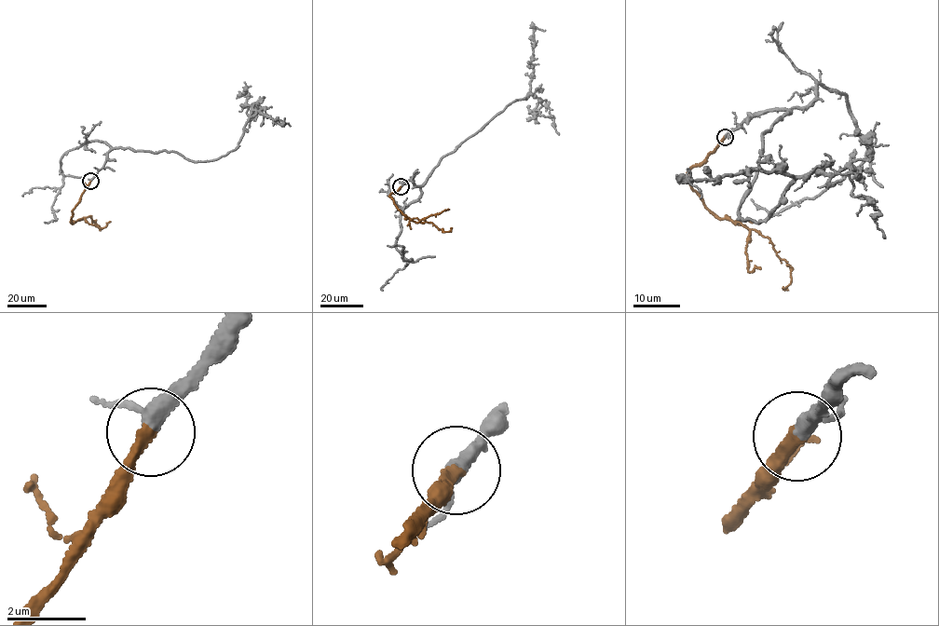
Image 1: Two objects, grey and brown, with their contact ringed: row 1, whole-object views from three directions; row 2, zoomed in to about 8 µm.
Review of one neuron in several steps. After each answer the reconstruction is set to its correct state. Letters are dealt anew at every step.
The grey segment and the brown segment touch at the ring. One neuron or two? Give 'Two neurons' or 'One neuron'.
One neuron

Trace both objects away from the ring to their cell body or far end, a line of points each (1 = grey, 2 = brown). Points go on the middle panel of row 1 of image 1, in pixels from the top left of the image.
1: (401, 186), (409, 179), (423, 185), (442, 157), (511, 102), (526, 99), (534, 32), (545, 30)
2: (401, 186), (389, 197), (398, 210), (416, 223), (430, 222), (442, 231), (448, 232), (451, 227), (451, 232)

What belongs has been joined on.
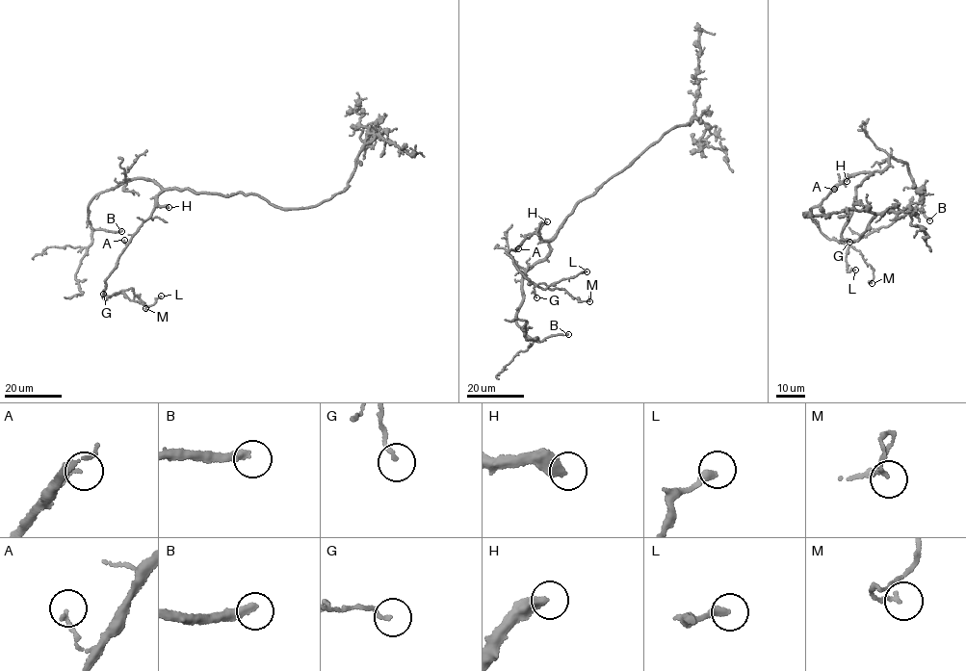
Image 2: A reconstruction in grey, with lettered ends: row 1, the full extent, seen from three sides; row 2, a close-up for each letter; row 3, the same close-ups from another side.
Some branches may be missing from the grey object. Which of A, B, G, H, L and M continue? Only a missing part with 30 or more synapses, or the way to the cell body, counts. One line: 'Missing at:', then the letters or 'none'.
Missing at: B, H

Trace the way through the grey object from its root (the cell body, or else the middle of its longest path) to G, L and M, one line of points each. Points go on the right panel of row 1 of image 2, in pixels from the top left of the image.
G: (856, 191), (872, 173), (869, 170), (840, 181), (810, 212), (812, 220), (829, 239), (849, 242)
L: (856, 191), (872, 173), (869, 170), (840, 181), (810, 212), (819, 230), (848, 245), (847, 270), (855, 270)
M: (856, 191), (869, 170), (840, 181), (810, 215), (829, 239), (861, 253), (873, 269), (872, 283)

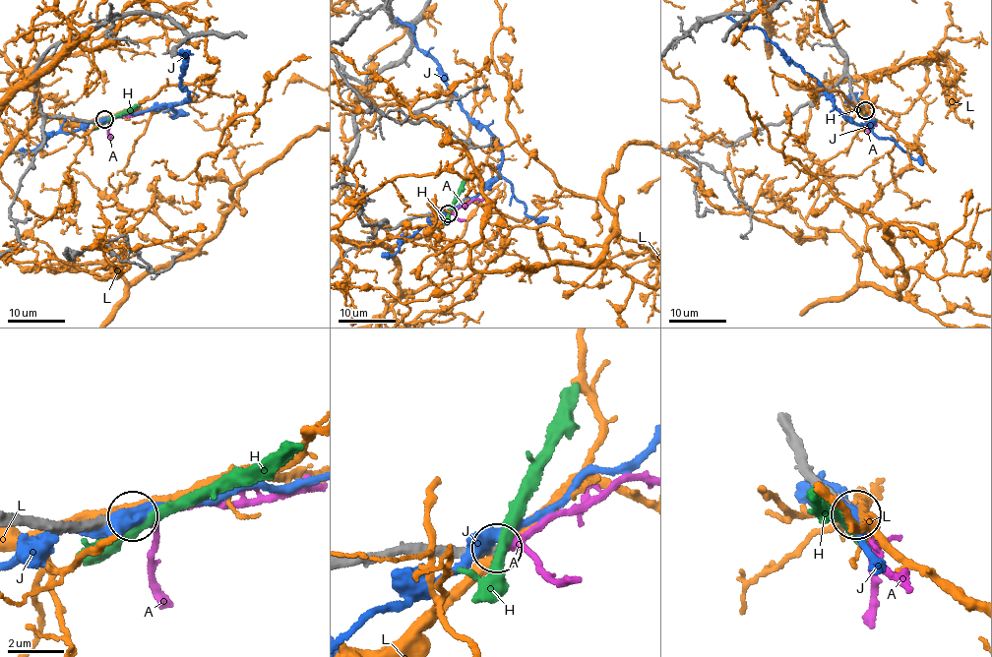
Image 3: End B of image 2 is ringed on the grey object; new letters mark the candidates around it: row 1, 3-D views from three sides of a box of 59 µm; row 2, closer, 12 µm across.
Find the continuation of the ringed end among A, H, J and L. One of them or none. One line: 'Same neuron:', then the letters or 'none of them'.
Same neuron: A

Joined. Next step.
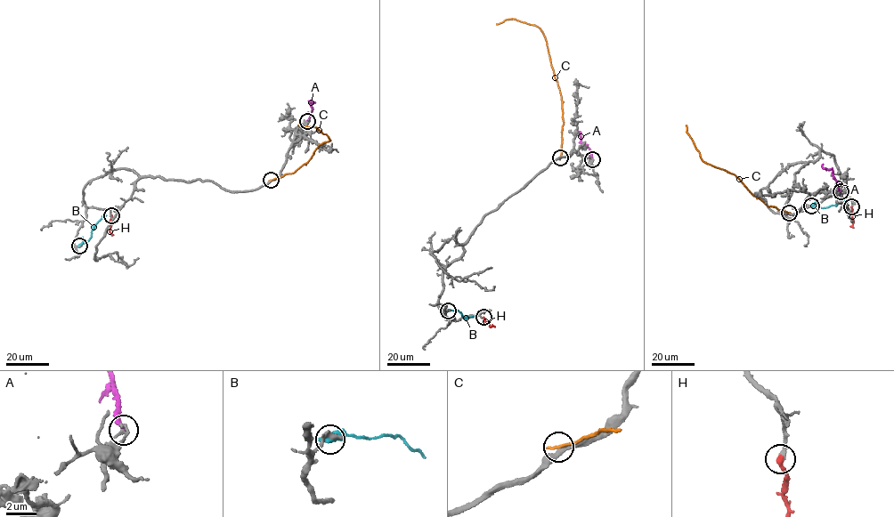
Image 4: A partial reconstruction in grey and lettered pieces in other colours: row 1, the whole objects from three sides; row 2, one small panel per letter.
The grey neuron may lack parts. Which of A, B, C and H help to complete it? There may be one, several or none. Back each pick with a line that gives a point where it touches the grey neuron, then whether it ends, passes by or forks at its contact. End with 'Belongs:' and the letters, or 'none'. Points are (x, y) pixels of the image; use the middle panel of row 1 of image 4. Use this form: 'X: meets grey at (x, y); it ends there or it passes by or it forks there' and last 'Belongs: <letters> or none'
H: meets grey at (483, 317); it ends there
Belongs: H

